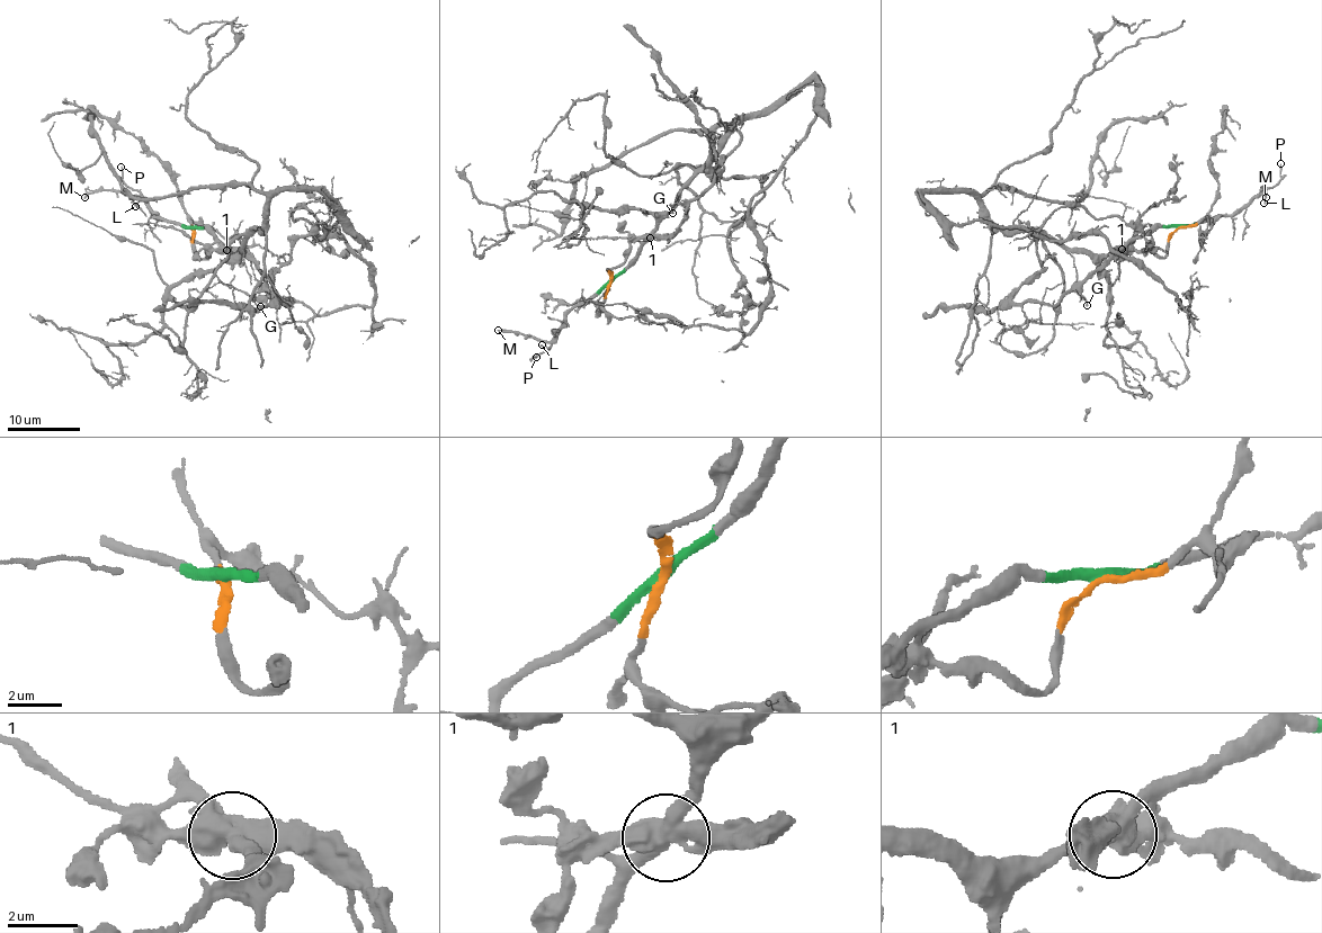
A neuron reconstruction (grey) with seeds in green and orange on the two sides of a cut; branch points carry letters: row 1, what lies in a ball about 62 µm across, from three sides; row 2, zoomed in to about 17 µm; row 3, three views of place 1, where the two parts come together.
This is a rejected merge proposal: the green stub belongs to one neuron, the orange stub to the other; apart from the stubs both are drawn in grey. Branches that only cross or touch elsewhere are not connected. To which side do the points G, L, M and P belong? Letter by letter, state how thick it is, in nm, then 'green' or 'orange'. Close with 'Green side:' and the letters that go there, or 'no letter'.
G: 130 nm thick; orange
L: 110 nm thick; green
M: 190 nm thick; green
P: 120 nm thick; green
Green side: L, M, P

